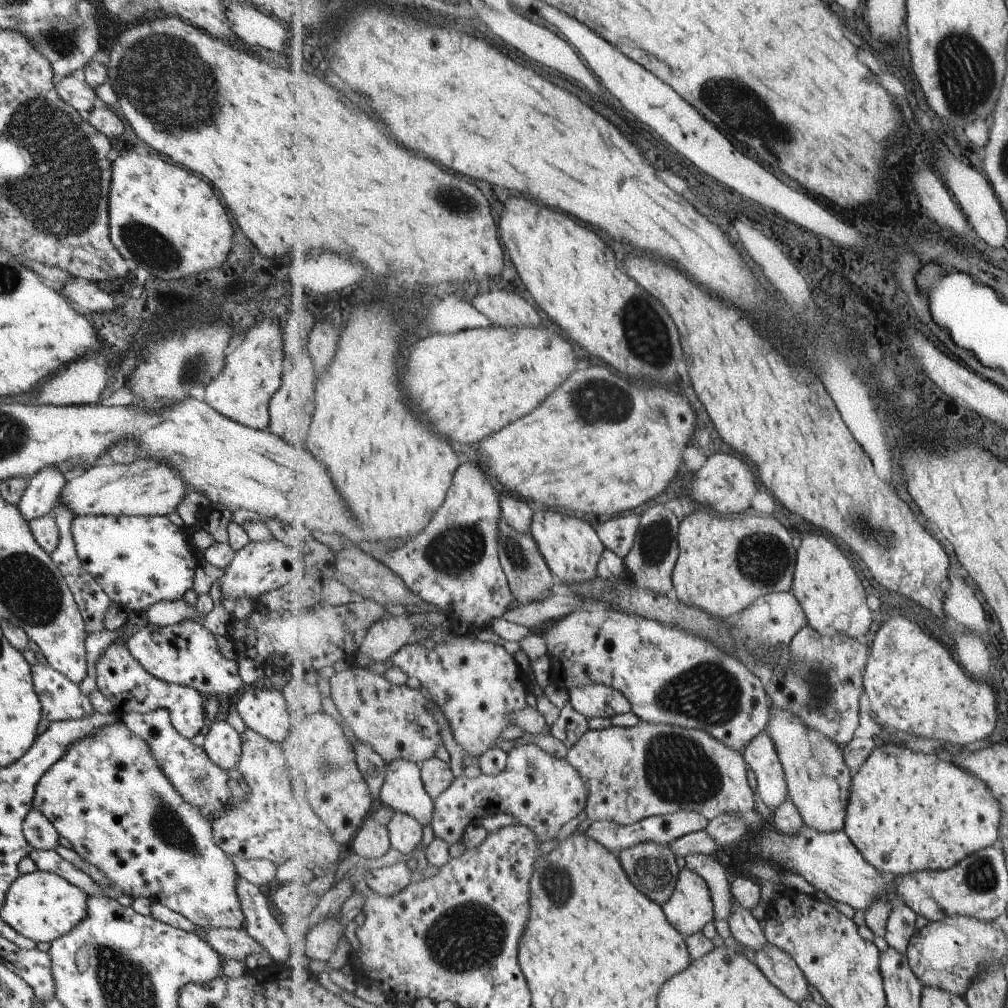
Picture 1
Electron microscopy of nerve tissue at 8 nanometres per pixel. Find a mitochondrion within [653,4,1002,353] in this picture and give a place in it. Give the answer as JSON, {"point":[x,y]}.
{"point":[966,78]}

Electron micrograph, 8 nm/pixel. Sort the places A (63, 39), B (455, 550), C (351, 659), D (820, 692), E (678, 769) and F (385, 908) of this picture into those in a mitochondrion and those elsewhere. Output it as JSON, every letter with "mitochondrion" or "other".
{"A":"mitochondrion","B":"mitochondrion","C":"other","D":"mitochondrion","E":"mitochondrion","F":"other"}

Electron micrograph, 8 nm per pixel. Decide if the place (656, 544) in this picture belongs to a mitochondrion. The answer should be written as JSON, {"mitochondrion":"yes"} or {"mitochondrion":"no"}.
{"mitochondrion":"yes"}

